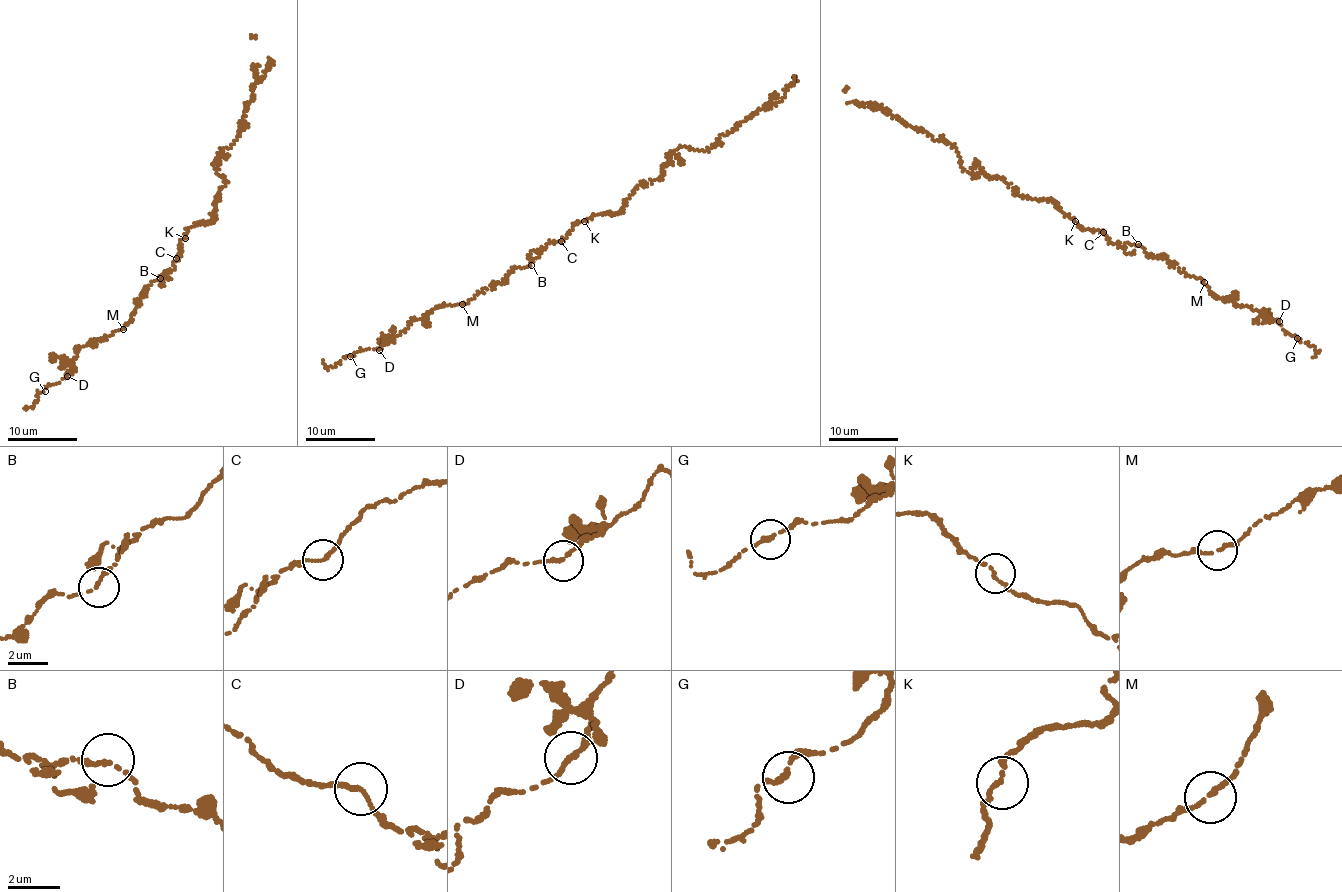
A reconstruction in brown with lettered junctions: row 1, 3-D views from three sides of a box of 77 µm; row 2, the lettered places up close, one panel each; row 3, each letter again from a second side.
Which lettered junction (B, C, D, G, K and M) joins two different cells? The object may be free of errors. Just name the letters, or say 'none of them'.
none of them

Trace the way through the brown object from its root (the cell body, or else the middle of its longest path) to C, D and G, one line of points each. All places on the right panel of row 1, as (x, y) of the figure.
C: (1080, 227), (1103, 232)
D: (1080, 227), (1103, 232), (1111, 242), (1138, 244), (1148, 254), (1163, 257), (1199, 279), (1213, 295), (1279, 321)
G: (1080, 227), (1103, 232), (1111, 242), (1138, 244), (1199, 279), (1213, 295), (1259, 310), (1297, 338)

